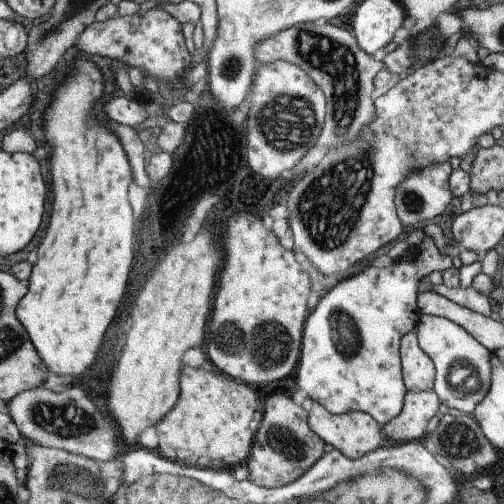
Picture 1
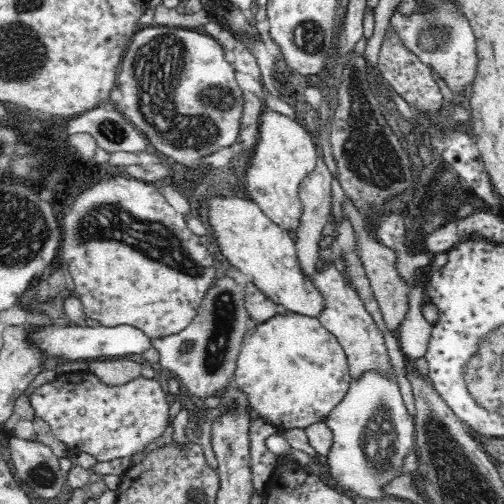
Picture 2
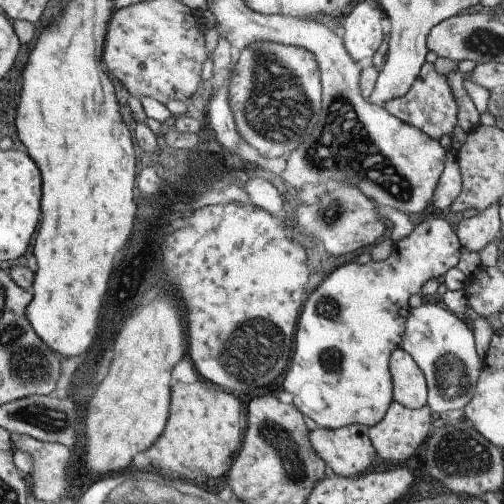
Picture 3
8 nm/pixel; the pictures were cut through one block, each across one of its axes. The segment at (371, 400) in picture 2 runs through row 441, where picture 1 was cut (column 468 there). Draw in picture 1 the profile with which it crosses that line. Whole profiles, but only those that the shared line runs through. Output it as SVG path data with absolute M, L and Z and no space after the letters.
M423 316L419 318L419 324L415 328L419 346L429 354L435 366L435 382L433 390L441 398L441 402L449 408L457 408L459 412L465 412L465 416L471 416L475 406L485 398L491 382L491 356L483 344L479 344L471 334L467 334L461 326L447 318L439 316Z

